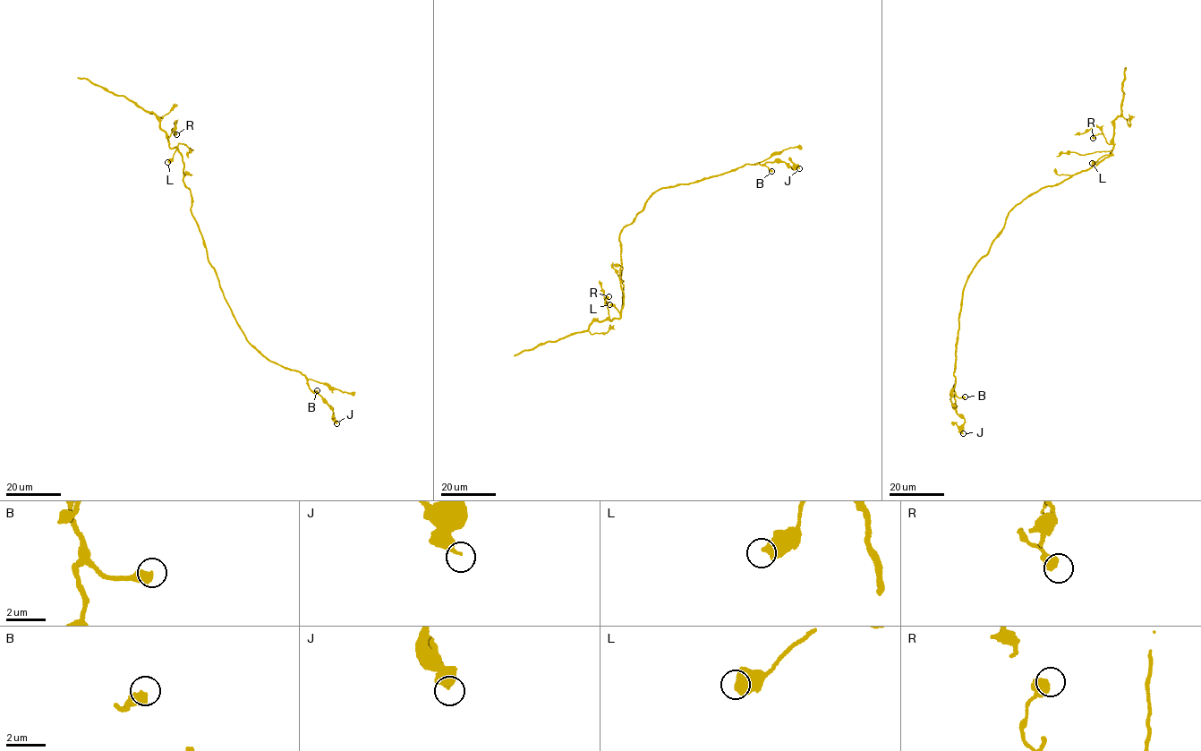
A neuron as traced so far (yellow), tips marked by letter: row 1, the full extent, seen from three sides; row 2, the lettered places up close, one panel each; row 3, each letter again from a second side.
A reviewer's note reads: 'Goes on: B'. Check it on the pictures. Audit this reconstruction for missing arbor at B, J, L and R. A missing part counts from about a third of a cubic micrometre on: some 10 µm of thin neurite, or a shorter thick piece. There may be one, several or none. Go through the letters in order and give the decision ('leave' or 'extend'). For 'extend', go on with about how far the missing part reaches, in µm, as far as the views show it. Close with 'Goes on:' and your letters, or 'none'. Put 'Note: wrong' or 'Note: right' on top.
Note: right
B: extend; about 6 µm are missing
J: leave
L: leave
R: leave
Goes on: B

